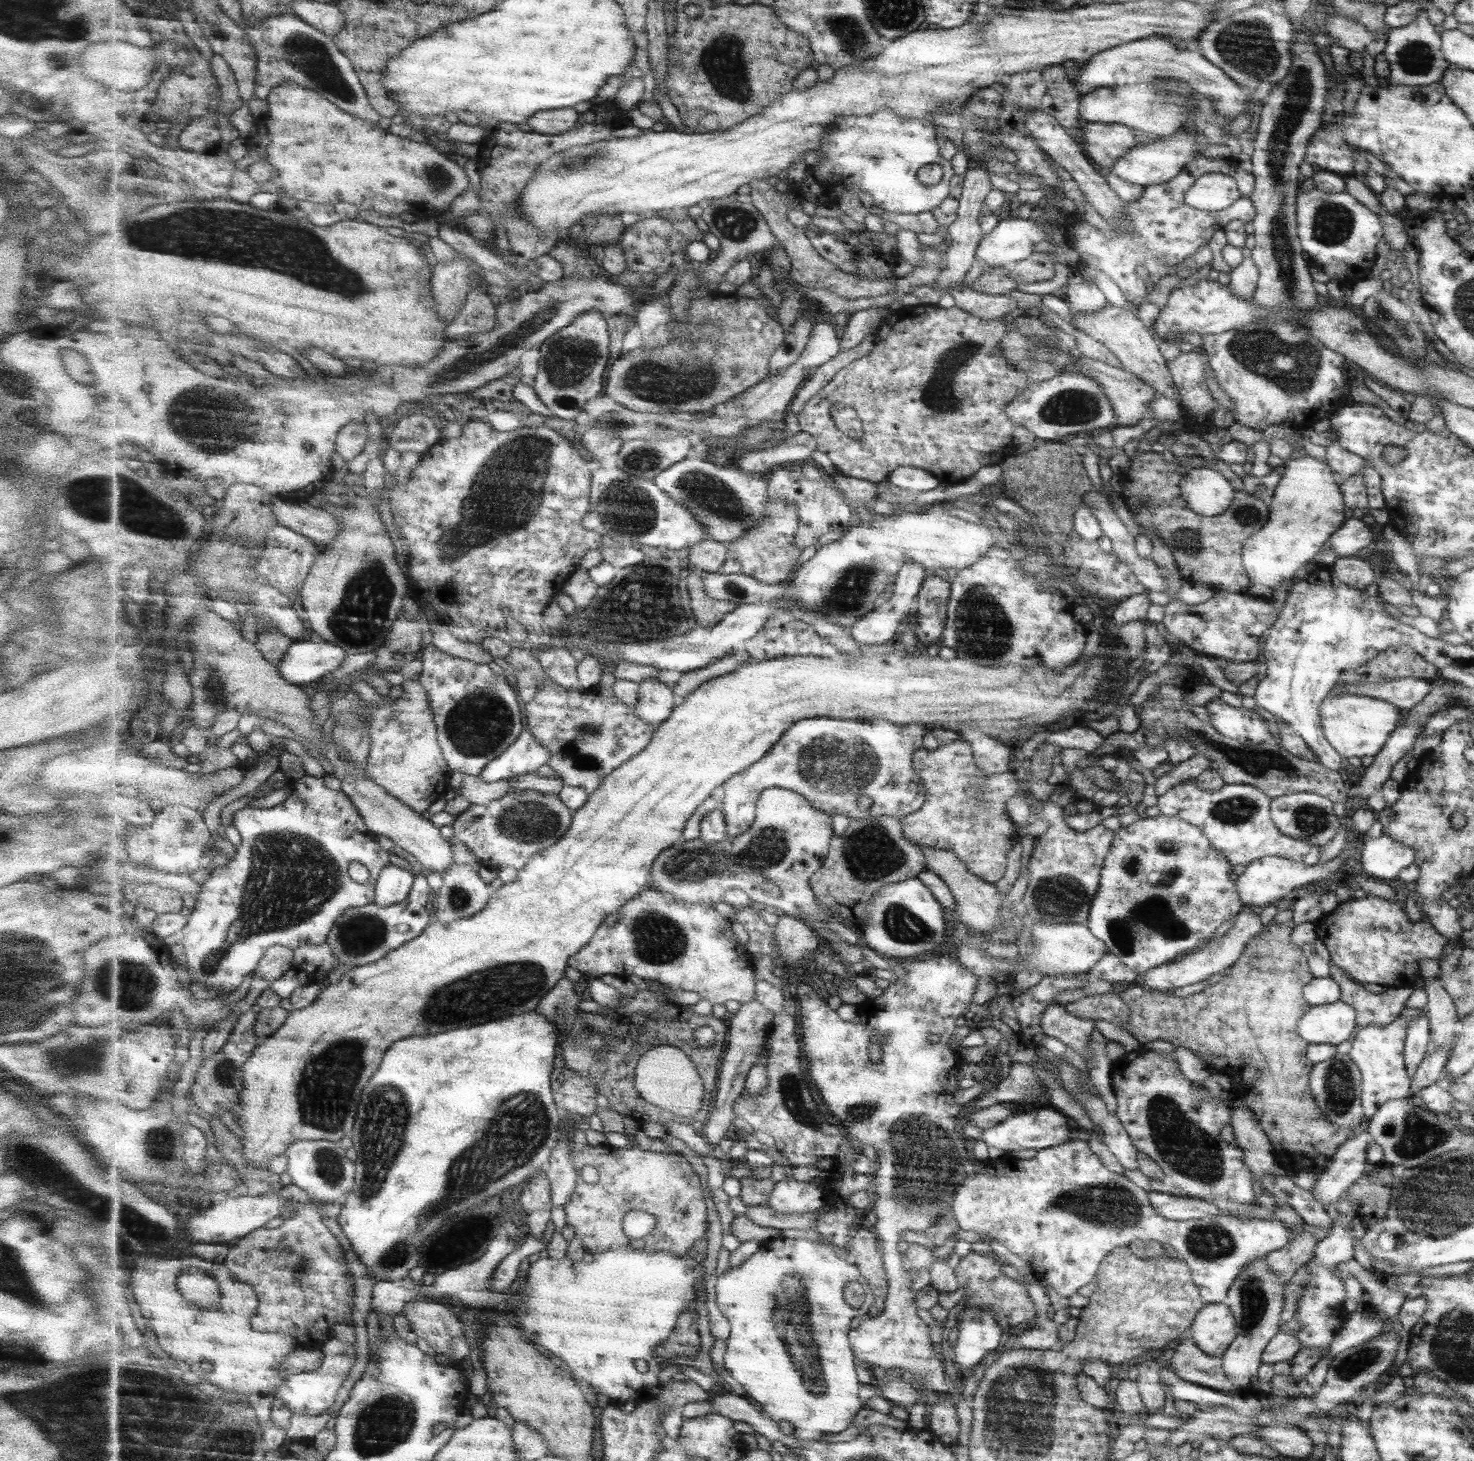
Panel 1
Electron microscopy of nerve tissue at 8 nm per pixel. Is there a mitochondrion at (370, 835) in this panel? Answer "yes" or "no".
no

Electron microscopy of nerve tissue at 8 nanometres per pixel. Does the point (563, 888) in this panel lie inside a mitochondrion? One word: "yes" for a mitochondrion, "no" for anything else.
no

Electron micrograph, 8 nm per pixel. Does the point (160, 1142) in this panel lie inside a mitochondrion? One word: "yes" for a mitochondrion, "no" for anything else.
yes

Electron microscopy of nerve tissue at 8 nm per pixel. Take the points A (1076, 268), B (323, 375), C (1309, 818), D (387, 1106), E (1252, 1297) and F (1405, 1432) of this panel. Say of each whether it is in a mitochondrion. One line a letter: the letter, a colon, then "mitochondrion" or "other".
A: other
B: other
C: mitochondrion
D: mitochondrion
E: mitochondrion
F: other

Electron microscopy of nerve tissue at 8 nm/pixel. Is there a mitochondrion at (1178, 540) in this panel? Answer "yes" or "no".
yes

